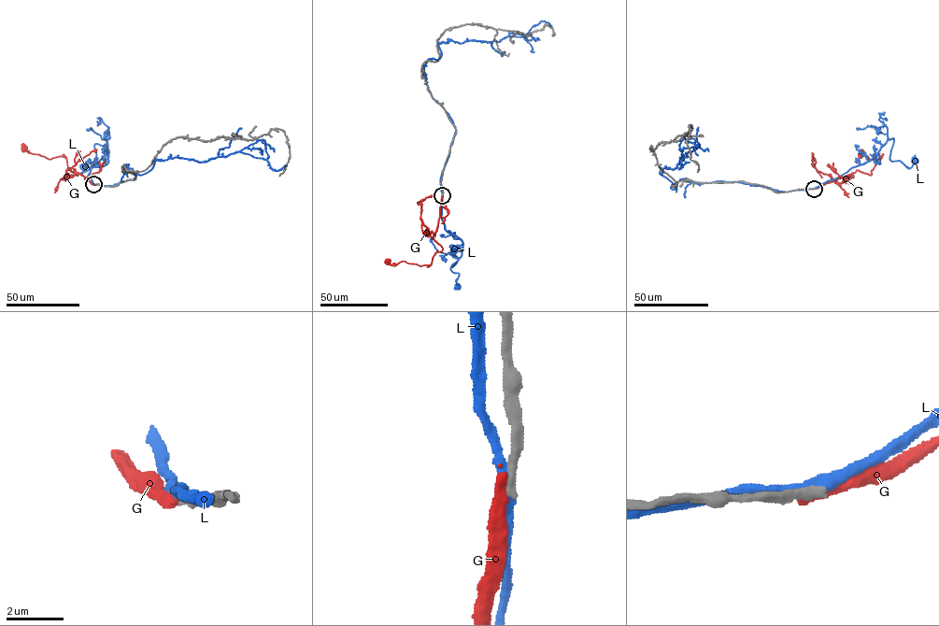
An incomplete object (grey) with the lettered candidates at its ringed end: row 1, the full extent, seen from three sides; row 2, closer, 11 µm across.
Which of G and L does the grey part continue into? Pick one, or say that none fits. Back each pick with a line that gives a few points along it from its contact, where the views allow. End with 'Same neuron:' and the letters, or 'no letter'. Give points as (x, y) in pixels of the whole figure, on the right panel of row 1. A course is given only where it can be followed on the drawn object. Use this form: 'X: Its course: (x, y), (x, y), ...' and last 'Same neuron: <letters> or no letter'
Same neuron: no letter

